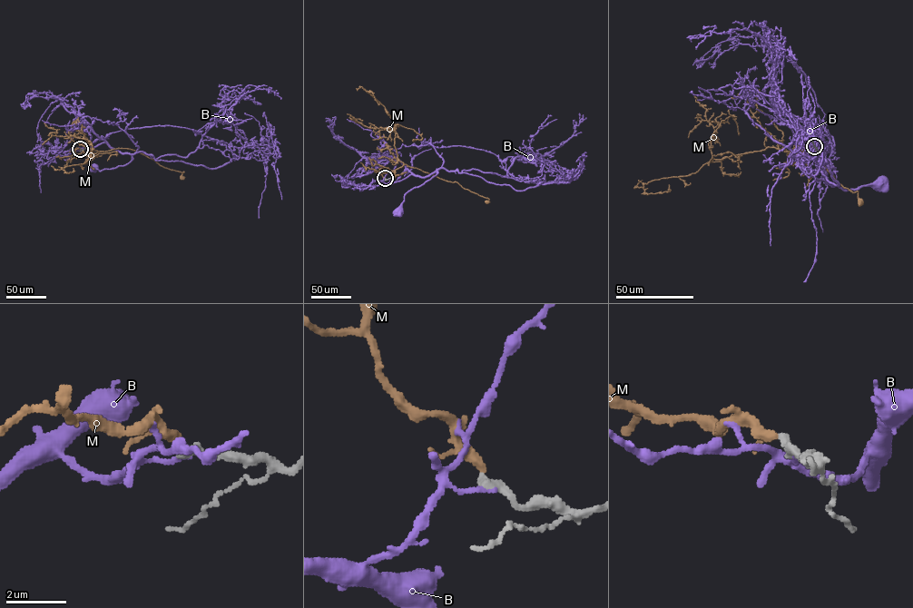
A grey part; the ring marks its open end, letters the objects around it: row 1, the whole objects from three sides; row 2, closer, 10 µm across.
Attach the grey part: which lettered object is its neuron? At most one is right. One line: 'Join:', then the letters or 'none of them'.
Join: M

